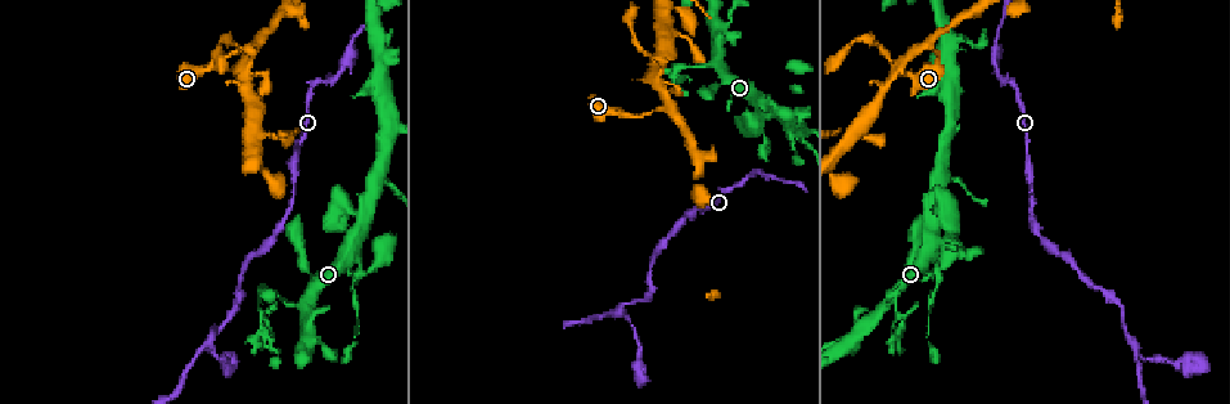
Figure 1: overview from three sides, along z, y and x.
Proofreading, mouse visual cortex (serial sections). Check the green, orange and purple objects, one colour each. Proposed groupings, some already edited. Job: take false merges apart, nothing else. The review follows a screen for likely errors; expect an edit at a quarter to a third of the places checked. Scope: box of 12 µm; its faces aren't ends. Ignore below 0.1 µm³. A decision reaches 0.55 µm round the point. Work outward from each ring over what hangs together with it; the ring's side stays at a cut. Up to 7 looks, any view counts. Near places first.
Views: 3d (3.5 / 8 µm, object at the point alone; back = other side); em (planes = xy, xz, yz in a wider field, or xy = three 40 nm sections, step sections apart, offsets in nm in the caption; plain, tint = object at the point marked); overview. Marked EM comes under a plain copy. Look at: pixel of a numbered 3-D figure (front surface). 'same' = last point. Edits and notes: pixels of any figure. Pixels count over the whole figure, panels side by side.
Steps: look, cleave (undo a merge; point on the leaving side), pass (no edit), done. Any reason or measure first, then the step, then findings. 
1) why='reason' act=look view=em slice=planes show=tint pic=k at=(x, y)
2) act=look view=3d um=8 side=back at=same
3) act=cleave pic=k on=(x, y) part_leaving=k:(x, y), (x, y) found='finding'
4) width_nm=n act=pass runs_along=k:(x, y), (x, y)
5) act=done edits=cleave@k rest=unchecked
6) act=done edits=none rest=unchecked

act=look view=3d um=3.5 pic=1 at=(305, 302)

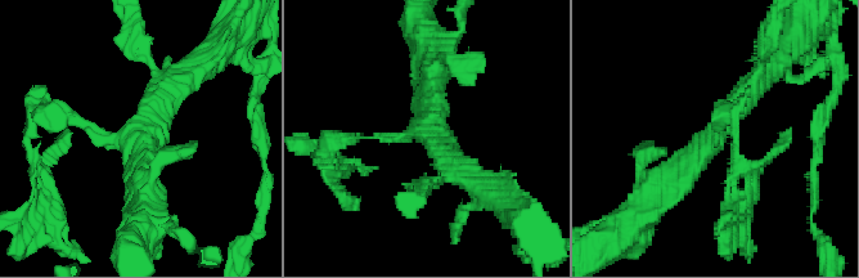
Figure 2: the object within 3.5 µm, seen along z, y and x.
arms=3 arm_widths_nm=100,300,350 why='need the tissue' act=look view=em slice=xy step=3 show=tint pic=2 at=(134, 135)

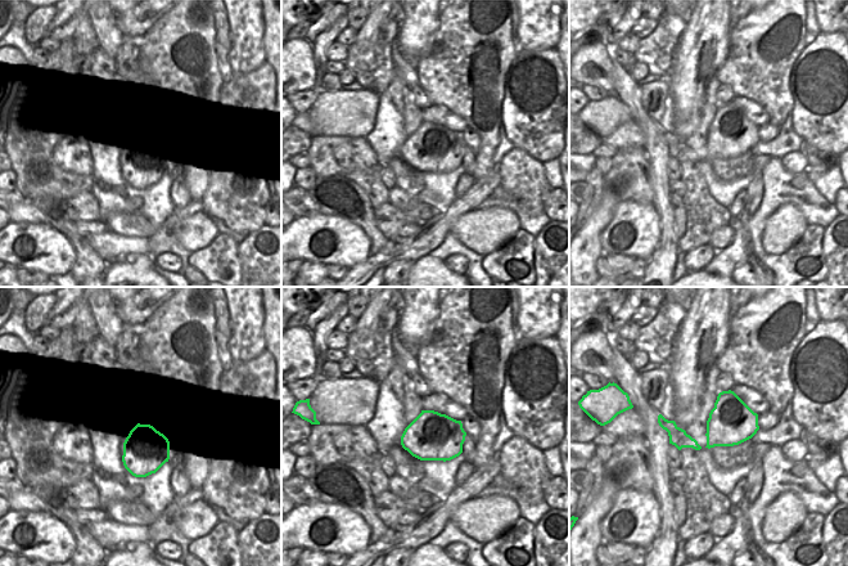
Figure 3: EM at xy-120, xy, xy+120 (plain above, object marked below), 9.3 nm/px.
width_nm=460 act=cleave pic=2 on=(55, 128) part_leaving=2:(97, 133), (41, 113), (34, 173) found='two cells meet here'

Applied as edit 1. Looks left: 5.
why='abrupt turn' act=look view=3d um=3.5 pic=1 at=(243, 71)

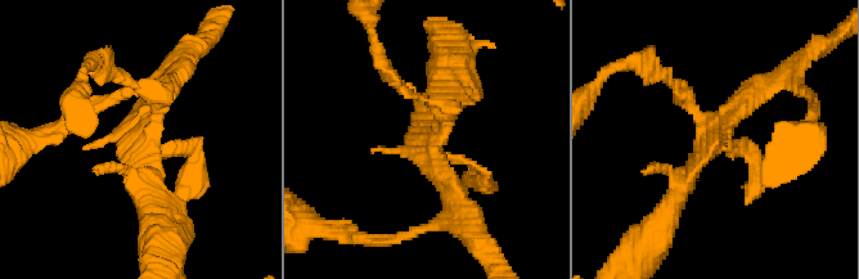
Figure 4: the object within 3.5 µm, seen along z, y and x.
act=look view=em slice=xy step=5 show=tint pic=4 at=(430, 141)

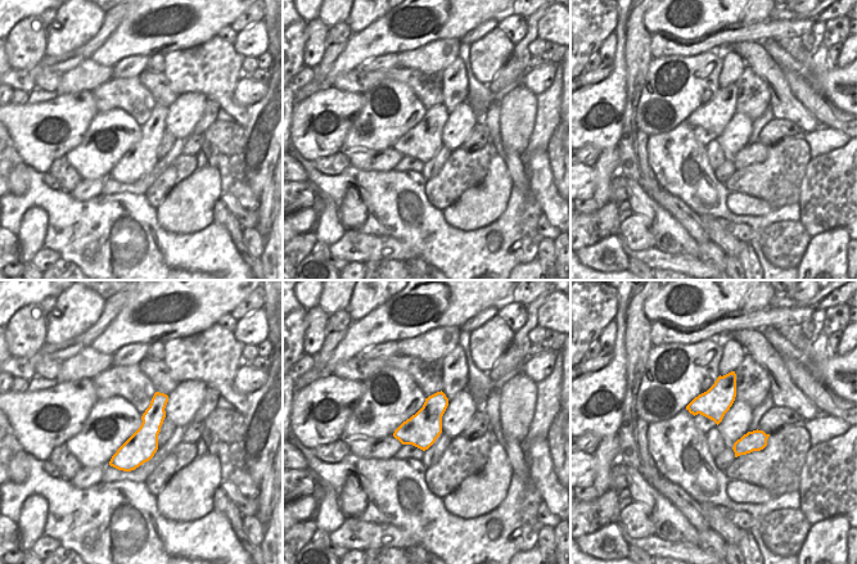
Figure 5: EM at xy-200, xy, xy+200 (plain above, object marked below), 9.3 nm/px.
act=pass found='continuous, no second cell'

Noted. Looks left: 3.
why='thin neck' act=look view=3d um=3.5 pic=1 at=(1134, 344)

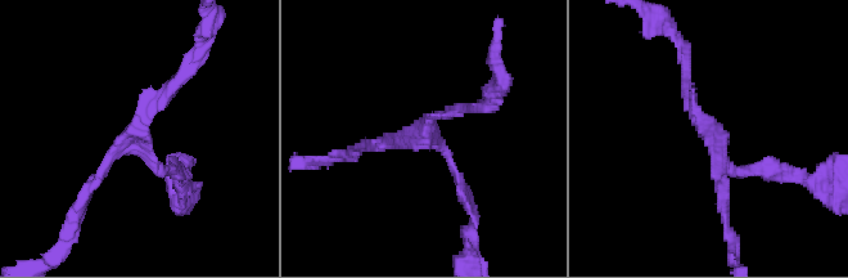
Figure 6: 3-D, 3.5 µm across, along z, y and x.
act=look view=em slice=xy step=3 show=tint pic=6 at=(430, 129)

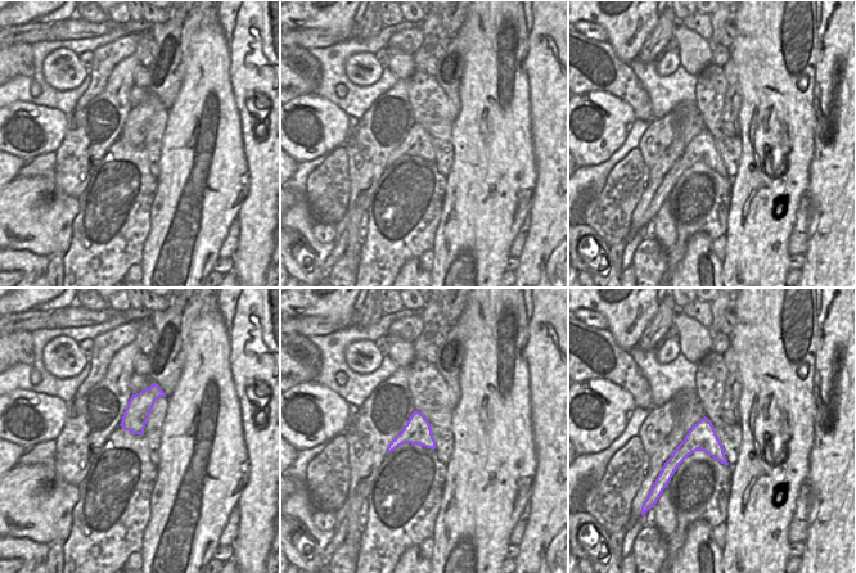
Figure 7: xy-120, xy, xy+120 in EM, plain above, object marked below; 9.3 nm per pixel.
arms=3 act=pass runs_along=6:(686, 66), (693, 113), (725, 161), (765, 173) found='continuous, no second cell'

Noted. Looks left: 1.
act=done edits=cleave@2 rest=unchecked

